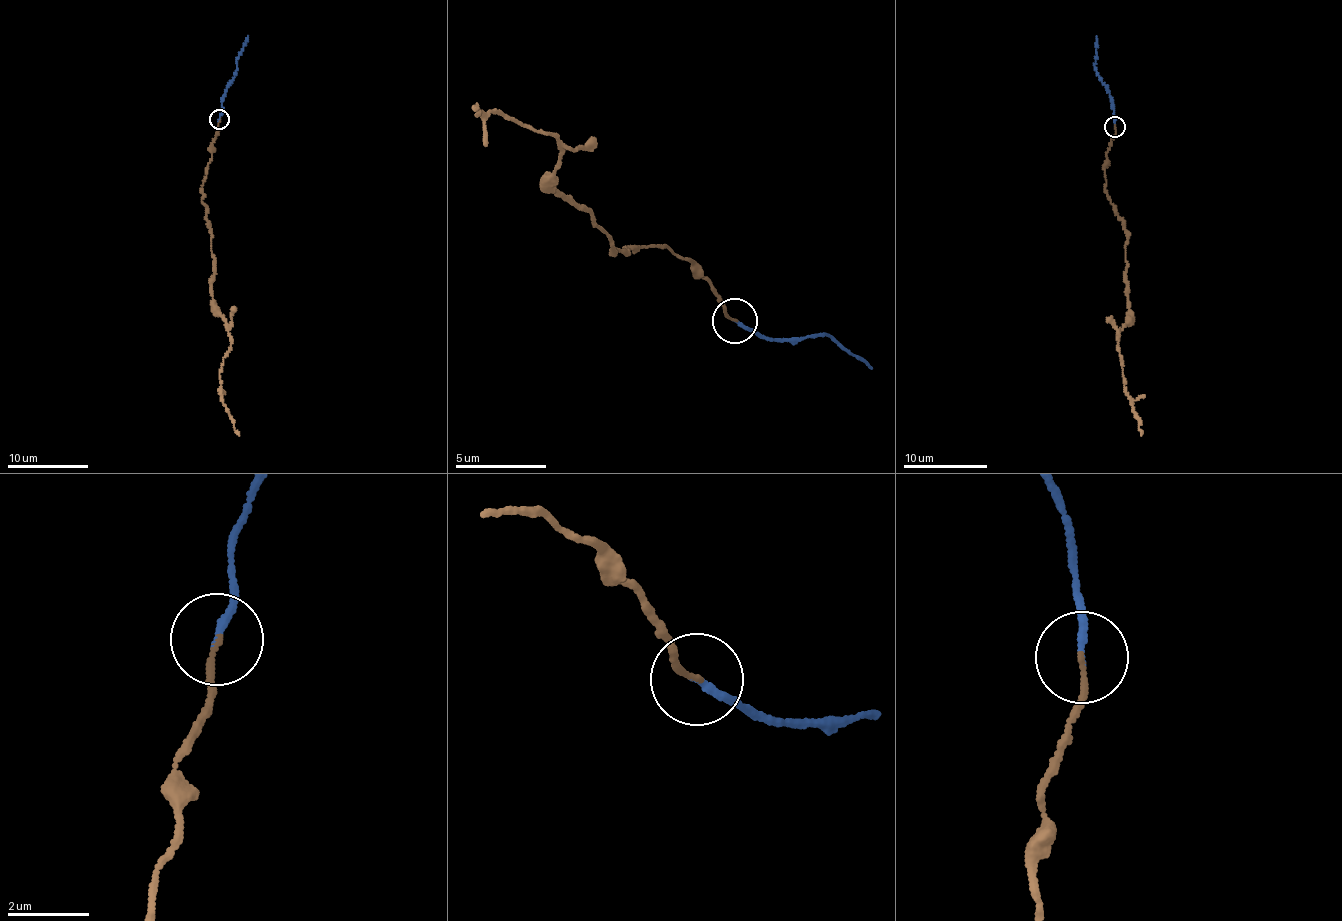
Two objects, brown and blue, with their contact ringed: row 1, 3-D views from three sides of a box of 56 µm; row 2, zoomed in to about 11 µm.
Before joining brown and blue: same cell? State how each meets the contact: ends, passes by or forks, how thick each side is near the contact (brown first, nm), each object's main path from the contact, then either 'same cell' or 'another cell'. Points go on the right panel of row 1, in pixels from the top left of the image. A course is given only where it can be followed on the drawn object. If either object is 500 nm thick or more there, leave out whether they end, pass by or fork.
brown ends; blue ends; calibres 140 and 170 nm; course brown (1115, 126), (1105, 189), (1128, 239), (1129, 321), (1119, 332), (1117, 346), (1124, 391), (1141, 435); course blue (1115, 126), (1113, 100), (1094, 66), (1096, 36); same cell

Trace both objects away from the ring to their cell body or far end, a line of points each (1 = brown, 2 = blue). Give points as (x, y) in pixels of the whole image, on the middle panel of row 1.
1: (735, 321), (686, 257), (611, 248), (592, 214), (543, 179), (557, 135), (476, 104)
2: (735, 321), (766, 341), (797, 344), (822, 333), (872, 367)

